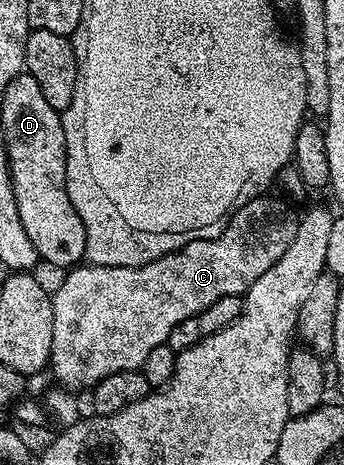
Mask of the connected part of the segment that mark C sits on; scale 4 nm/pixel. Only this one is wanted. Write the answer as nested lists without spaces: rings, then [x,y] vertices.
[[[265,194],[256,197],[255,200],[246,202],[246,206],[239,208],[232,216],[232,221],[226,226],[222,235],[214,237],[213,240],[194,241],[192,244],[184,245],[176,252],[168,253],[148,265],[140,265],[137,268],[107,268],[106,266],[89,263],[87,266],[73,267],[65,275],[69,276],[61,282],[60,289],[51,293],[52,309],[54,310],[54,338],[52,339],[52,359],[50,361],[51,375],[59,382],[61,380],[64,383],[61,385],[65,389],[87,388],[88,390],[99,384],[108,375],[143,369],[144,364],[150,358],[150,350],[154,350],[159,344],[167,344],[174,326],[178,326],[182,322],[186,322],[186,318],[206,310],[206,306],[214,306],[214,302],[218,302],[218,298],[226,298],[227,296],[243,297],[248,288],[254,286],[254,282],[258,282],[258,278],[262,278],[262,274],[266,274],[266,270],[270,270],[270,266],[274,266],[274,262],[278,262],[278,258],[282,258],[282,254],[286,254],[290,242],[294,242],[294,234],[298,223],[297,213],[292,213],[282,201],[271,200],[270,197],[271,195]]]

